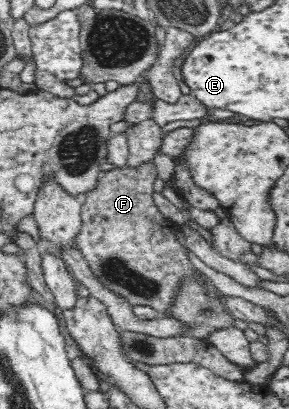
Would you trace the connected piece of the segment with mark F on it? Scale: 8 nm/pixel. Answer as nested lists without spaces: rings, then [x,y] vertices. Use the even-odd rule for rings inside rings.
[[[145,161],[143,165],[137,165],[137,167],[125,166],[107,171],[103,177],[99,177],[93,189],[83,194],[80,213],[81,229],[77,232],[73,243],[81,250],[82,256],[89,264],[97,281],[111,293],[125,299],[129,306],[151,307],[161,316],[167,316],[167,313],[171,312],[174,307],[175,297],[179,295],[183,281],[200,279],[204,293],[210,299],[217,299],[217,302],[221,302],[232,319],[241,319],[241,321],[255,322],[261,325],[273,320],[272,317],[268,317],[264,313],[263,307],[256,303],[223,294],[213,284],[213,281],[209,280],[209,276],[193,266],[189,260],[190,249],[186,247],[186,244],[181,244],[181,237],[177,236],[179,225],[163,216],[155,204],[153,183],[157,178],[158,170],[154,161]]]

